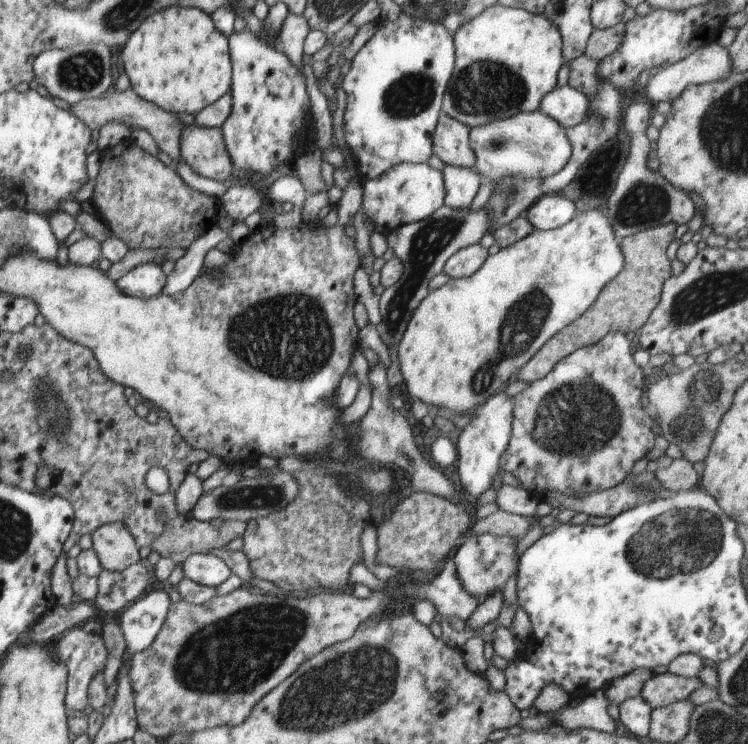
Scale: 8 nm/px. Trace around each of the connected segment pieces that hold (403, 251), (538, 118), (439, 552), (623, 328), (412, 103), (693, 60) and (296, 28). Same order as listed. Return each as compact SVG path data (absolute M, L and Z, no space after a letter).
M442 204L432 216L405 224L397 228L396 232L387 234L388 247L392 248L395 256L404 264L402 278L396 284L385 288L384 293L380 295L379 310L382 320L376 326L376 330L388 352L393 347L398 348L414 311L424 297L428 296L430 280L443 272L446 261L461 248L478 244L483 236L490 234L492 220L496 220L492 212L488 212L486 206L475 211L469 207L456 210Z
M540 110L519 112L504 120L490 120L482 126L472 127L469 140L476 156L474 169L482 178L494 182L502 178L526 180L554 176L564 168L572 154L566 129Z
M412 492L394 507L388 518L382 518L376 528L376 566L425 573L435 570L439 562L452 556L450 551L456 548L460 537L468 532L469 524L470 516L460 502L430 492Z
M668 223L637 232L621 239L620 248L624 255L624 268L604 286L598 298L582 316L552 336L546 344L519 370L515 380L532 384L547 374L569 354L602 340L609 332L637 332L650 313L658 306L664 282L671 275L671 260L666 254L668 245L674 239L677 224Z
M400 13L394 22L381 20L376 34L355 54L341 87L346 93L343 117L345 140L363 181L378 178L400 163L428 163L433 134L441 115L444 94L455 66L453 34L442 23L426 22Z
M714 40L706 46L696 47L694 52L686 56L684 60L680 60L680 62L666 68L659 68L657 74L648 79L646 87L640 92L642 94L641 99L650 100L654 105L658 102L671 103L686 90L686 86L696 86L722 80L732 72L732 60L730 60L728 48L722 47Z
M289 12L278 35L278 50L282 51L302 74L304 72L302 66L304 61L302 59L303 44L310 31L311 28L308 26L303 14L298 16Z

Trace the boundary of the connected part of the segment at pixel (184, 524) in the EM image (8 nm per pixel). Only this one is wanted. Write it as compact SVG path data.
M192 514L185 517L177 516L174 520L166 523L164 532L152 542L150 550L156 551L162 557L170 558L175 564L182 564L188 556L196 553L208 553L212 550L220 550L230 544L234 538L245 534L249 522L244 520L226 521L222 526L212 526L208 522L200 522Z

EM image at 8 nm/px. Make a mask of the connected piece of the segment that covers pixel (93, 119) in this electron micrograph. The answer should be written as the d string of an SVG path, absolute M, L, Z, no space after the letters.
M116 88L111 90L110 94L103 94L101 97L81 100L76 104L72 104L69 111L79 117L80 120L83 120L84 124L92 129L92 132L100 130L110 122L120 122L123 125L130 124L138 129L147 130L152 135L155 148L170 156L175 170L175 166L178 166L181 159L180 140L182 140L182 130L185 126L185 124L182 124L182 120L178 120L174 113L166 112L156 104L144 100L141 96L136 96L136 92L132 89L126 92L120 92Z

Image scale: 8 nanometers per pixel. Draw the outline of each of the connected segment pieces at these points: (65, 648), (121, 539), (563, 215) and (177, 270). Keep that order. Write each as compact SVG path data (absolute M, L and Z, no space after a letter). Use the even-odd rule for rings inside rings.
M75 627L70 630L66 636L62 636L60 640L53 642L52 652L59 658L62 664L66 664L70 678L68 679L67 707L68 710L84 711L86 706L90 704L90 688L92 679L95 678L96 672L104 670L107 658L108 648L104 644L102 635L89 634L82 628Z
M108 523L92 533L93 549L101 567L110 572L120 572L141 560L136 540L126 523Z
M552 193L539 198L524 215L535 229L545 231L566 224L577 213L576 204L572 200Z
M217 225L196 237L196 240L186 248L185 254L167 275L163 294L174 295L186 290L201 274L206 253L216 248L218 242L222 242L224 238L228 238L228 234Z

